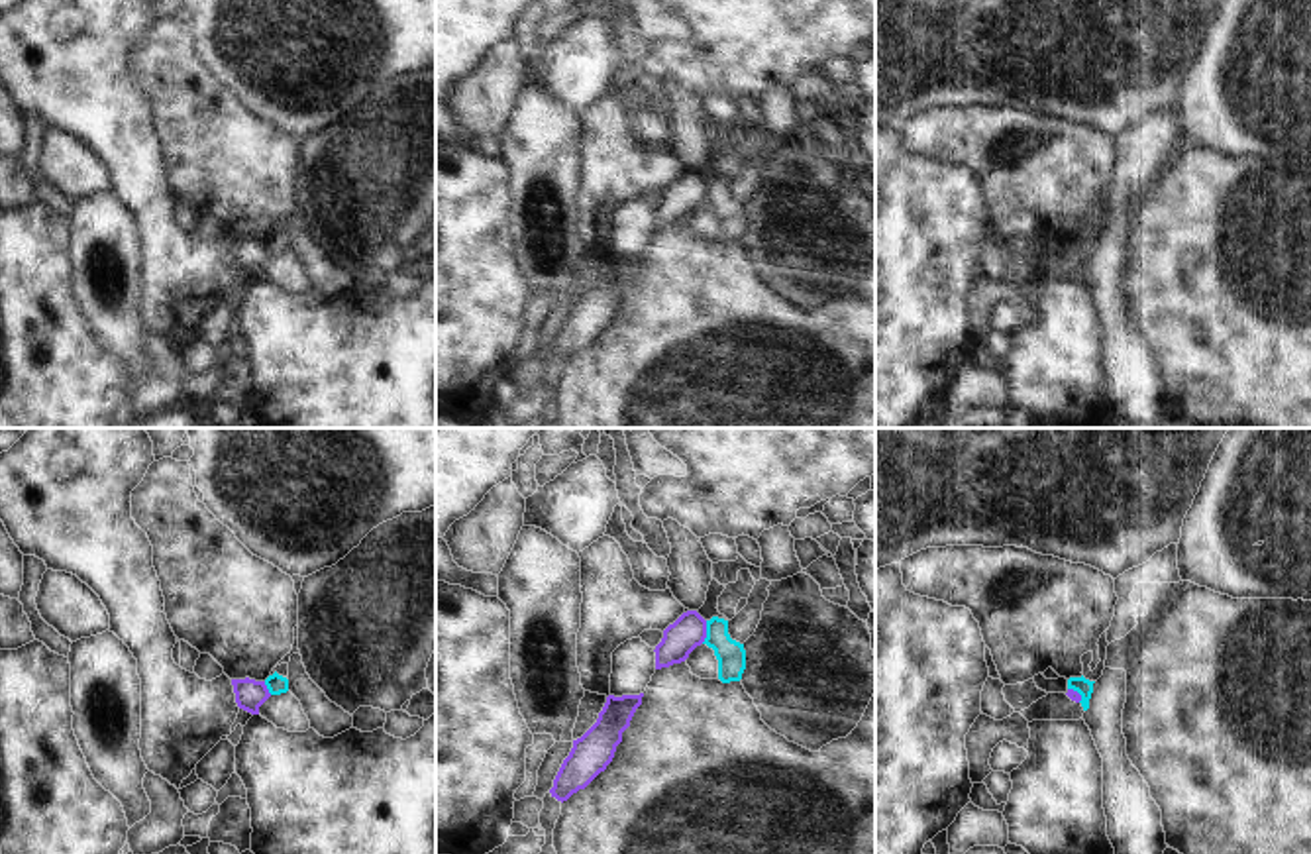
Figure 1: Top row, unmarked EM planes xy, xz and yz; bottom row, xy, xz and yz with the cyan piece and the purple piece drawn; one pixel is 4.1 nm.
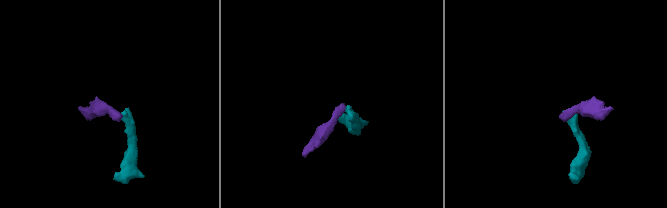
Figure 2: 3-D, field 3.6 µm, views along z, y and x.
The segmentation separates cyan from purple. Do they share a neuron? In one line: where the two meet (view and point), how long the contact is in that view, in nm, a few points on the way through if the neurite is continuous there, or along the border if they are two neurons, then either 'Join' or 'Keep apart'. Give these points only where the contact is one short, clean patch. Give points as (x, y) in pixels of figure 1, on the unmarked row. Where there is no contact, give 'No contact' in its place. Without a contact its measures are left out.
Touches cyan at xz (707, 193). Shared border 100 nm. Boundary: xz (707, 181), (707, 197), (701, 203). Keep apart

